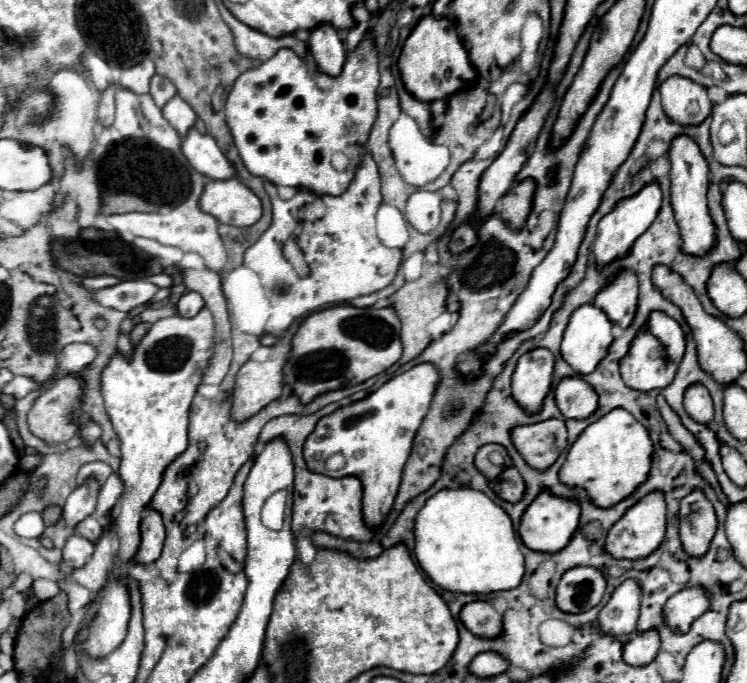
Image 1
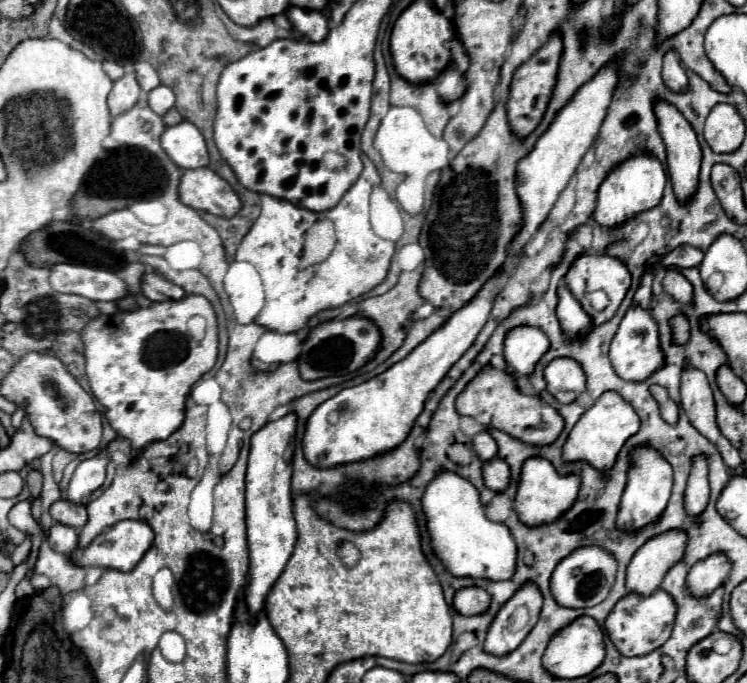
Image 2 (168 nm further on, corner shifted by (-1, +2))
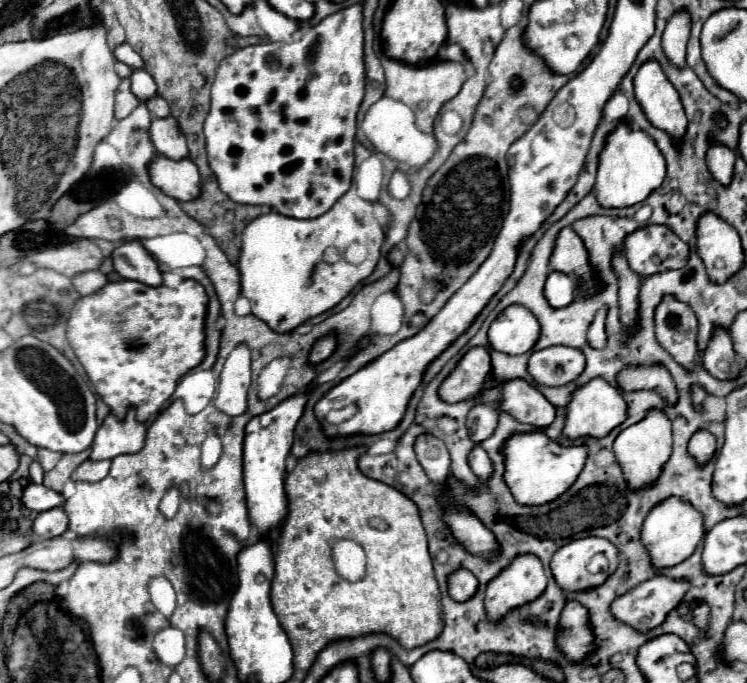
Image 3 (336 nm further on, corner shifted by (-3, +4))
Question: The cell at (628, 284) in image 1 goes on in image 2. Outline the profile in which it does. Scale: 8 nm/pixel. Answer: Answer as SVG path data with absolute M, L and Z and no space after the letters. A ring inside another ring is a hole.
M583 252L581 256L575 258L575 262L571 264L571 268L569 268L567 274L563 276L563 280L565 280L565 284L569 286L571 294L581 302L581 306L583 306L583 310L589 314L589 318L591 318L595 324L603 324L603 322L607 322L607 320L615 314L615 310L619 308L619 304L621 304L621 300L623 300L623 296L625 296L625 292L627 292L627 288L629 288L629 284L631 284L631 274L629 274L627 266L625 266L621 260L617 260L617 258L611 258L611 256L605 256L605 254ZM595 291L605 292L610 301L601 311L594 309L587 297L589 293Z

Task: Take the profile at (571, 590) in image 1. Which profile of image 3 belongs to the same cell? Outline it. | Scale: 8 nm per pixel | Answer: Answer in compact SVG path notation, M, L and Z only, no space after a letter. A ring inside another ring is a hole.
M589 536L559 548L559 552L555 552L551 560L551 572L559 588L567 592L585 592L601 586L617 570L617 562L619 562L619 550L609 540Z

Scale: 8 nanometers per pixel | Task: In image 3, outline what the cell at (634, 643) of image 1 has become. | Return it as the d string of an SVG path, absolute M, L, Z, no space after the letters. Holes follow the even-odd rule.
M655 574L653 578L649 578L649 580L641 582L639 586L635 586L631 592L627 592L627 594L619 596L617 600L613 600L611 614L613 614L615 620L635 628L637 632L647 634L647 632L651 632L653 628L661 626L667 620L669 612L673 612L681 604L681 600L683 600L687 590L689 590L687 582L673 580L673 578L663 576L663 574Z

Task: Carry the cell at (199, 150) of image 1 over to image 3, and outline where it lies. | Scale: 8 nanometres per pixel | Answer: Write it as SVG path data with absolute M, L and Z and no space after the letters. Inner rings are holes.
M157 118L151 124L151 140L155 144L157 154L167 156L171 160L183 160L189 158L189 146L187 138L181 132L175 118Z

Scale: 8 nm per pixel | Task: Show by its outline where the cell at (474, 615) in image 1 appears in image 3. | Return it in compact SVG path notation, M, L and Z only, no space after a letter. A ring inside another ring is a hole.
M463 570L463 572L455 572L455 576L451 576L449 580L449 596L457 602L467 602L479 588L479 582L475 576L471 576L471 572Z

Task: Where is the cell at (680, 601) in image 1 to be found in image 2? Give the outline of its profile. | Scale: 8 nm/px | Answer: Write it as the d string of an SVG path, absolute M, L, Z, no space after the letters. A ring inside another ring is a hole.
M715 552L699 560L687 576L687 588L693 596L707 596L719 588L731 570L731 562L723 552Z

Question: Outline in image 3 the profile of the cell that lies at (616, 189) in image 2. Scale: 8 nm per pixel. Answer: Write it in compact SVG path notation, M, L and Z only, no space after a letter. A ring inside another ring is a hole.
M619 124L615 132L607 136L607 144L599 156L599 170L595 182L595 196L603 208L625 208L637 202L643 202L653 190L657 190L665 180L665 158L659 152L657 144L641 130L633 130L627 124Z

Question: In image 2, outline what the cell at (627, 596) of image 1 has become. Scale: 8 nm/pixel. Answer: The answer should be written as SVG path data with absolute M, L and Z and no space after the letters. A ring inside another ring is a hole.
M667 530L645 542L633 556L627 568L627 590L643 596L653 594L665 574L681 562L687 546L683 530Z

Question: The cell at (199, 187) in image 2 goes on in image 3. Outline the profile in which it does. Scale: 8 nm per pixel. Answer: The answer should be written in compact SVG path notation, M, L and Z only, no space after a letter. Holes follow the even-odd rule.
M157 156L151 162L151 182L179 202L197 200L203 190L199 168L189 158L175 162L165 156Z

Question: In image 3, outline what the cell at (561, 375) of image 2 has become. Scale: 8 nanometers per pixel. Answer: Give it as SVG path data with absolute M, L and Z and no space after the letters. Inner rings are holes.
M551 346L533 352L529 358L529 372L537 384L565 386L581 376L585 370L585 356L577 348Z

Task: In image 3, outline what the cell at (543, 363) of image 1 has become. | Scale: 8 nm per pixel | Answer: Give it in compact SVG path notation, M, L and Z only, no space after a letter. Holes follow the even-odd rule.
M513 304L491 324L487 336L493 350L517 356L533 350L541 336L541 326L527 308Z

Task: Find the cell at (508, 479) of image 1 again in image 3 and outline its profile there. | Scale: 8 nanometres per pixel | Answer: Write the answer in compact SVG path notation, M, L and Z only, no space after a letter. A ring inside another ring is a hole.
M477 444L475 448L473 448L473 452L469 454L469 466L471 466L471 470L483 480L483 482L487 482L489 478L491 478L491 474L493 474L493 462L491 462L491 458L487 456L487 452Z

